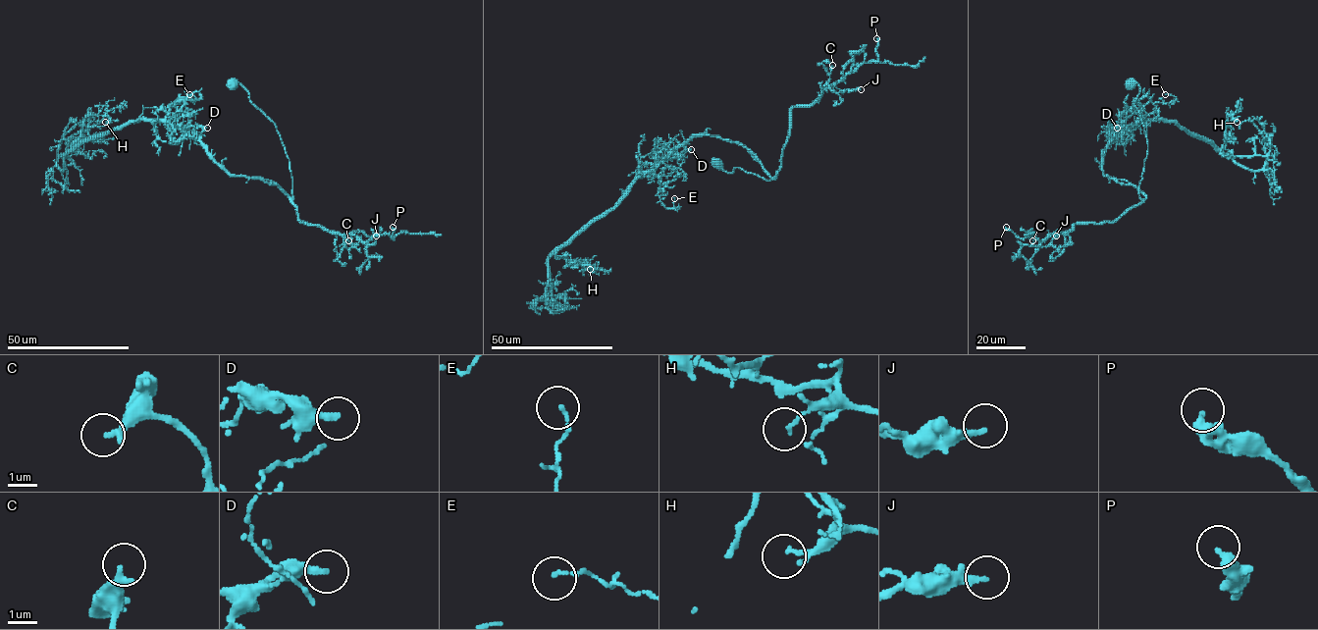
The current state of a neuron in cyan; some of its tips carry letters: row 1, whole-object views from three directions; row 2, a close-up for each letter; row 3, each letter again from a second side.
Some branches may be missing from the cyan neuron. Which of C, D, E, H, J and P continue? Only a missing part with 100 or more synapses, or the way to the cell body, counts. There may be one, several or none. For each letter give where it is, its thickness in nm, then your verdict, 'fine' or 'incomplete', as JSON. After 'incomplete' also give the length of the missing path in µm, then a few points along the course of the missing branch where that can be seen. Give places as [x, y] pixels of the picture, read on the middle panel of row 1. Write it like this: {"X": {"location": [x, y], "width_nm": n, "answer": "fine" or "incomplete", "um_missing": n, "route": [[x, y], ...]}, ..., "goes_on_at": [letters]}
{"C": {"location": [832, 65], "width_nm": 280, "answer": "fine"}, "D": {"location": [691, 149], "width_nm": 280, "answer": "incomplete", "um_missing": 50, "route": [[691, 149], [709, 168], [710, 176], [680, 193], [667, 184], [666, 186]]}, "E": {"location": [674, 198], "width_nm": 120, "answer": "fine"}, "H": {"location": [590, 269], "width_nm": 120, "answer": "fine"}, "J": {"location": [861, 89], "width_nm": 240, "answer": "fine"}, "P": {"location": [876, 38], "width_nm": 360, "answer": "fine"}, "goes_on_at": ["D"]}

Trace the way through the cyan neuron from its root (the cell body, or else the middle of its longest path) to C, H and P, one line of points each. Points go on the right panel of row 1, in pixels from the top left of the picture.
C: (1130, 82), (1139, 87), (1134, 105), (1147, 140), (1144, 198), (1112, 222), (1077, 223), (1045, 246), (1032, 240)
H: (1130, 82), (1147, 140), (1141, 198), (1103, 173), (1118, 133), (1163, 120), (1223, 148), (1228, 115), (1237, 122)
P: (1130, 82), (1139, 87), (1134, 105), (1147, 140), (1144, 198), (1112, 222), (1077, 223), (1041, 241), (1006, 227)

